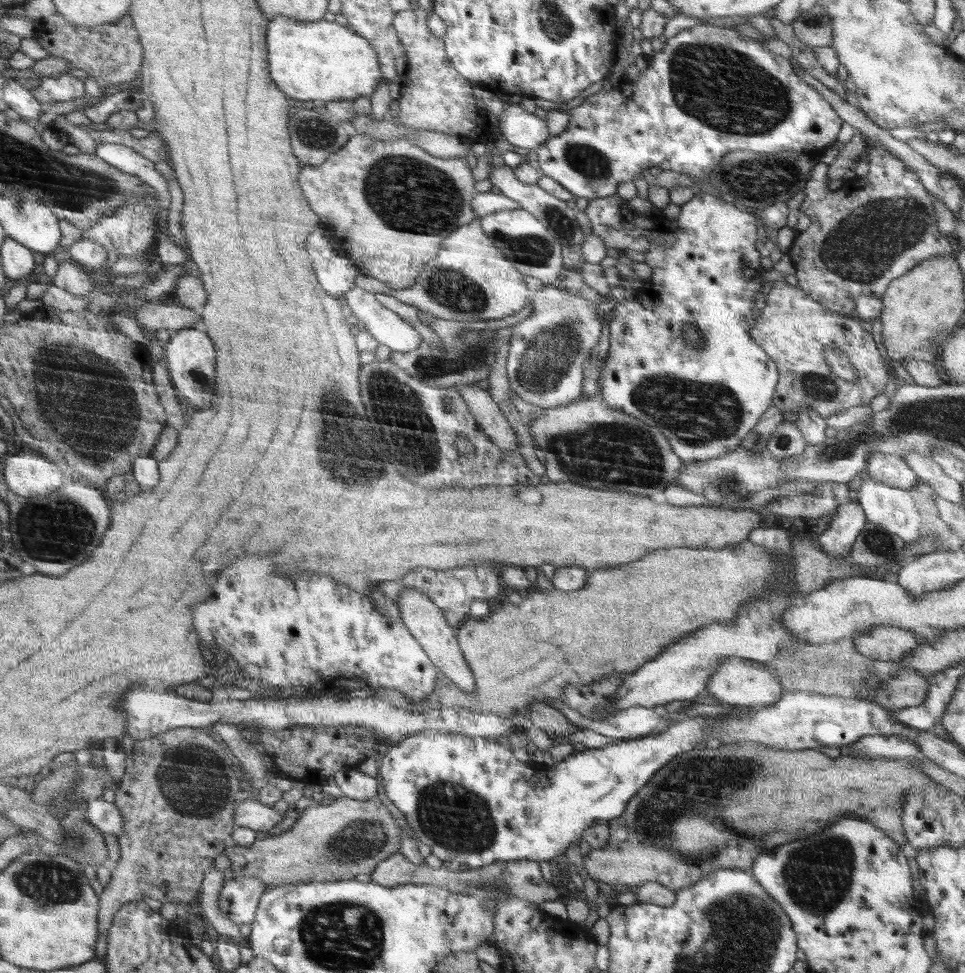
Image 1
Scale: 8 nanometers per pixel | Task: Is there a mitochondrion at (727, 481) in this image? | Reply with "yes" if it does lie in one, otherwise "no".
yes

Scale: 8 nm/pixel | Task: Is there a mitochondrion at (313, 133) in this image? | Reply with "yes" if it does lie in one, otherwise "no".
yes

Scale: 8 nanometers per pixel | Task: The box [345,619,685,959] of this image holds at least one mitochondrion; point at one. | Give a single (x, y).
(459, 820)

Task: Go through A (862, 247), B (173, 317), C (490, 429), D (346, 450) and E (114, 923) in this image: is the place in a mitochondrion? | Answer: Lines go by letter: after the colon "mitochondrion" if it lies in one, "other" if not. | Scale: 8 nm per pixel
A: mitochondrion
B: other
C: other
D: mitochondrion
E: other

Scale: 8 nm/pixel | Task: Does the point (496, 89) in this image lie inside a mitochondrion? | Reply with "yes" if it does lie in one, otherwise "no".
no

